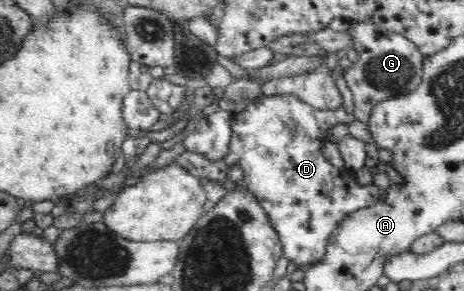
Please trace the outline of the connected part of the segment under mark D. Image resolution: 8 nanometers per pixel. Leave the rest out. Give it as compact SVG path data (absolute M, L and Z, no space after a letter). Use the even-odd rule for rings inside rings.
M344 77L337 78L335 82L337 88L341 89L344 98L344 103L340 109L319 110L300 101L293 95L266 97L262 94L255 100L251 100L243 111L232 114L232 136L227 155L223 159L205 159L198 153L187 150L177 156L177 166L186 170L193 177L215 181L225 191L242 189L242 191L250 193L258 202L258 205L264 209L266 217L269 218L270 225L273 226L278 235L278 242L282 245L285 259L289 259L291 263L296 263L298 266L310 267L319 264L319 261L325 257L329 237L333 235L333 231L337 229L341 221L344 221L349 214L366 209L379 202L378 187L373 184L359 185L356 175L350 179L344 170L335 168L321 153L322 143L328 140L327 130L330 127L340 123L349 124L355 120L353 93ZM233 167L239 167L241 173L243 173L239 181L233 181L229 177Z

